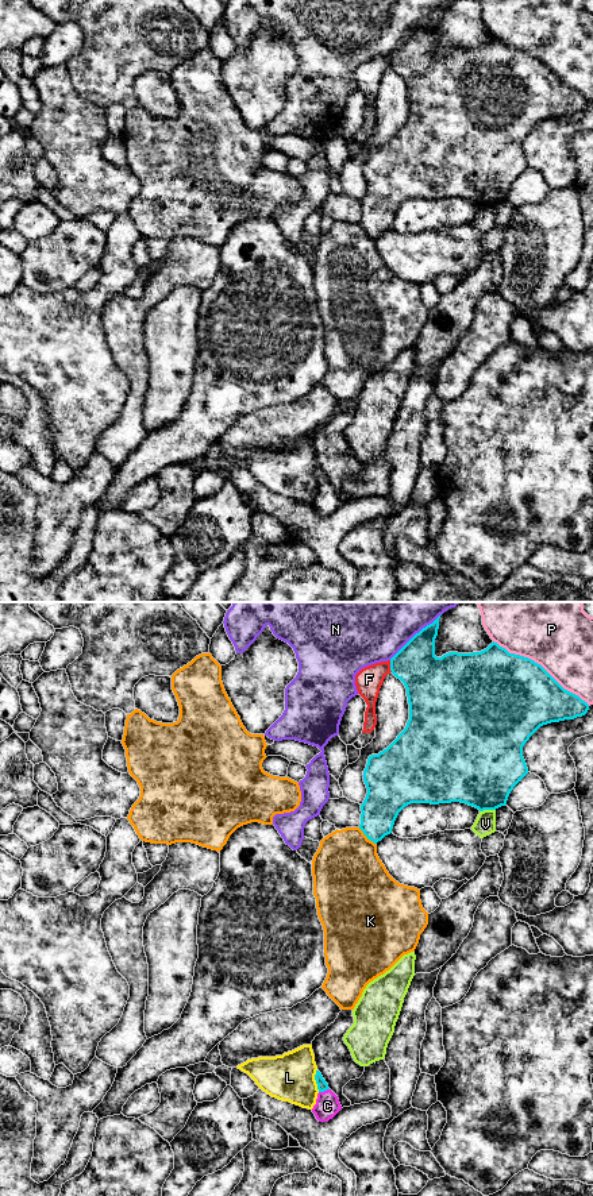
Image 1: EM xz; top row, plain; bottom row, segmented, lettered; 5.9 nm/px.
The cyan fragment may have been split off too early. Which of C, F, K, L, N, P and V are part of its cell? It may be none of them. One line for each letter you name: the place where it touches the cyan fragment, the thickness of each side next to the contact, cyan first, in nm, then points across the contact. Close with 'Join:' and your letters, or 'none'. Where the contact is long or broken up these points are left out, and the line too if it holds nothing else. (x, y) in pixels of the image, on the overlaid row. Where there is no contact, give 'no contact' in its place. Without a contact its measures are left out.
C: meets cyan in xz at (323, 1091); 60 nm thick on the cyan side, 150 nm on the other; runs through xz (322, 1085), (323, 1091), (327, 1106)
Join: C

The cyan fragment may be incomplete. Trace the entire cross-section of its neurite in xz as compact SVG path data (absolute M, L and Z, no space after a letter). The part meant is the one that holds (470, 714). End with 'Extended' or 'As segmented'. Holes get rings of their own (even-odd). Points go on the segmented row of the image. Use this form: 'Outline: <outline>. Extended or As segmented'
Outline: M439 618L416 633L390 659L392 674L407 688L409 719L386 749L369 756L363 771L367 794L361 805L359 829L374 844L392 833L398 813L411 803L461 802L480 811L505 806L513 787L528 773L523 746L530 737L543 725L574 719L589 710L585 701L565 690L540 664L509 653L494 641L481 652L448 652L436 657Z. As segmented

